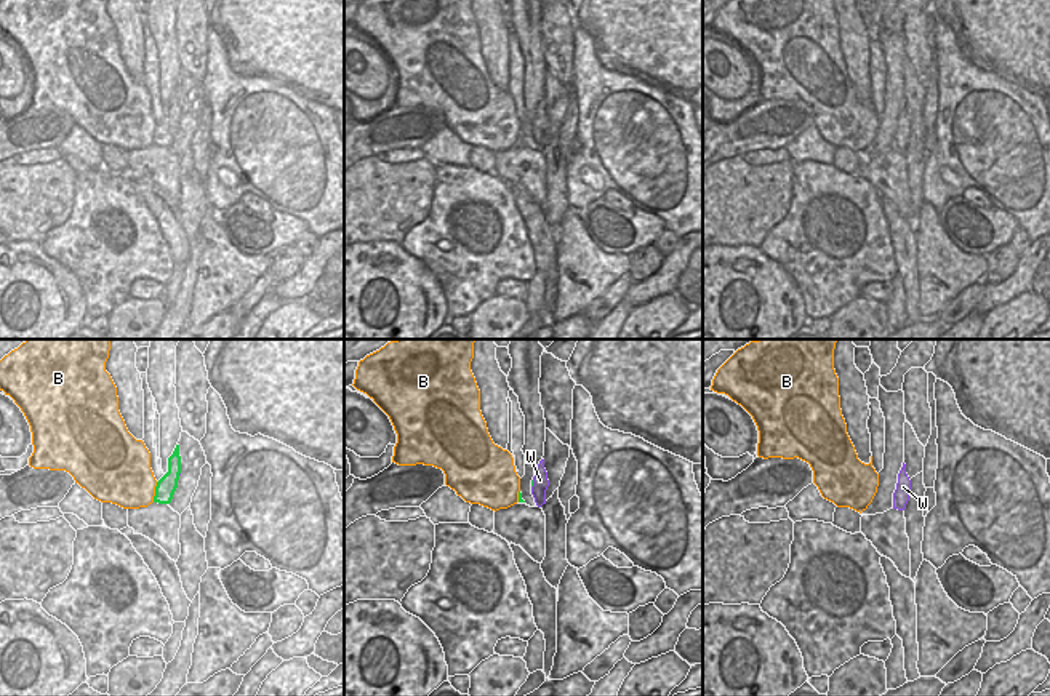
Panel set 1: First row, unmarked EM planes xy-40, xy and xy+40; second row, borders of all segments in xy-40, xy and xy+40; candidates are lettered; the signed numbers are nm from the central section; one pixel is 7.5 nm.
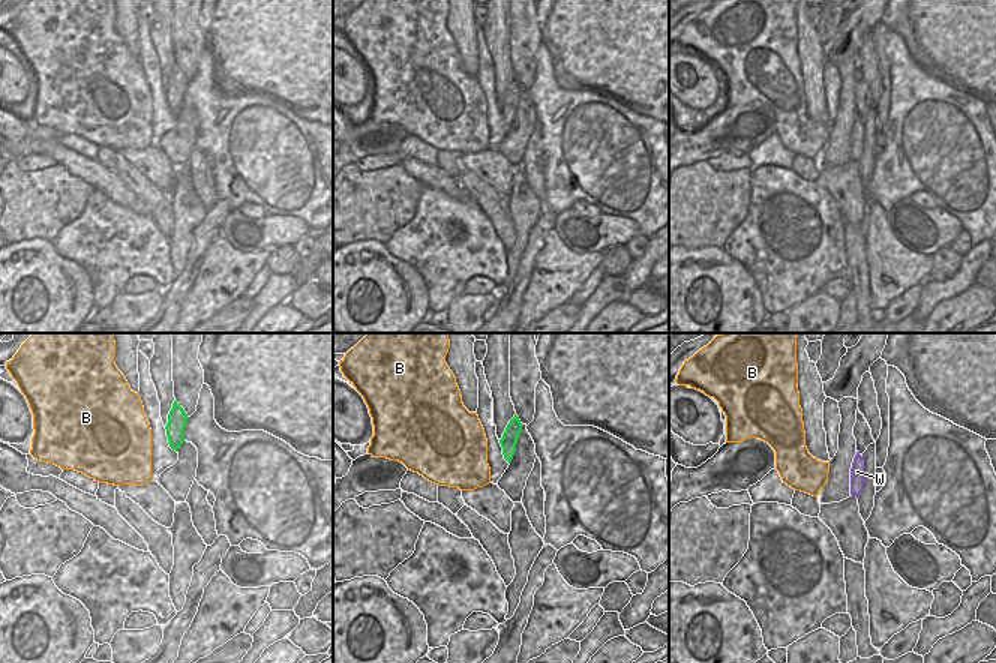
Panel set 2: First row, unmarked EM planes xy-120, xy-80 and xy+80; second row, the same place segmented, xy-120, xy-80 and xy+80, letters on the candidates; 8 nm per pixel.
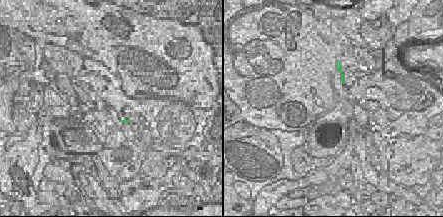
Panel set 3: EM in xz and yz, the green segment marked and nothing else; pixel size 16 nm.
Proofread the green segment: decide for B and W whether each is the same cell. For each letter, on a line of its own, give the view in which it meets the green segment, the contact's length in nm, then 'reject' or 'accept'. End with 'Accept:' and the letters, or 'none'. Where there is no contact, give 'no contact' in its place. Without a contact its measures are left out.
B: xy-40 | 160 nm | reject
W: xy | 60 nm | accept
Accept: W

